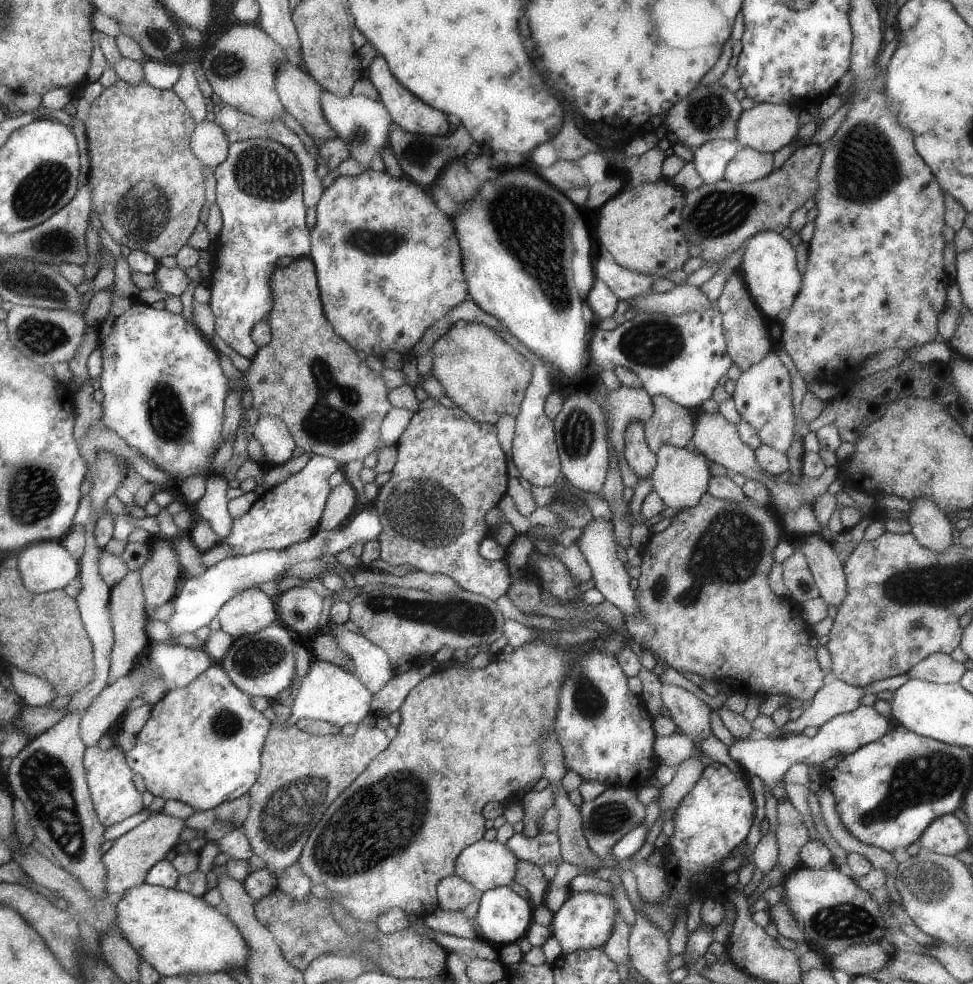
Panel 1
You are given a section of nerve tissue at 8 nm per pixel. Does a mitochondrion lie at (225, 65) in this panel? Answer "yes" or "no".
yes

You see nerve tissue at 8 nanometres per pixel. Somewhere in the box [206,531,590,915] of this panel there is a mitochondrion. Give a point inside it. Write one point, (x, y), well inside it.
(391, 810)

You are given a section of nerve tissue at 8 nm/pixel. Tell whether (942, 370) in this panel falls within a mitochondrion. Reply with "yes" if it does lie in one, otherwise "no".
no

